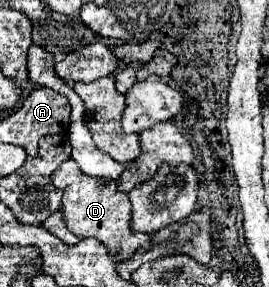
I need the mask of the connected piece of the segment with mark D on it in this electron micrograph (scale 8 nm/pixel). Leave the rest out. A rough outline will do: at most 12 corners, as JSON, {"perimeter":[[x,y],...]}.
{"perimeter":[[64,161],[52,183],[78,237],[126,261],[150,235],[132,233],[130,199],[116,181]]}

